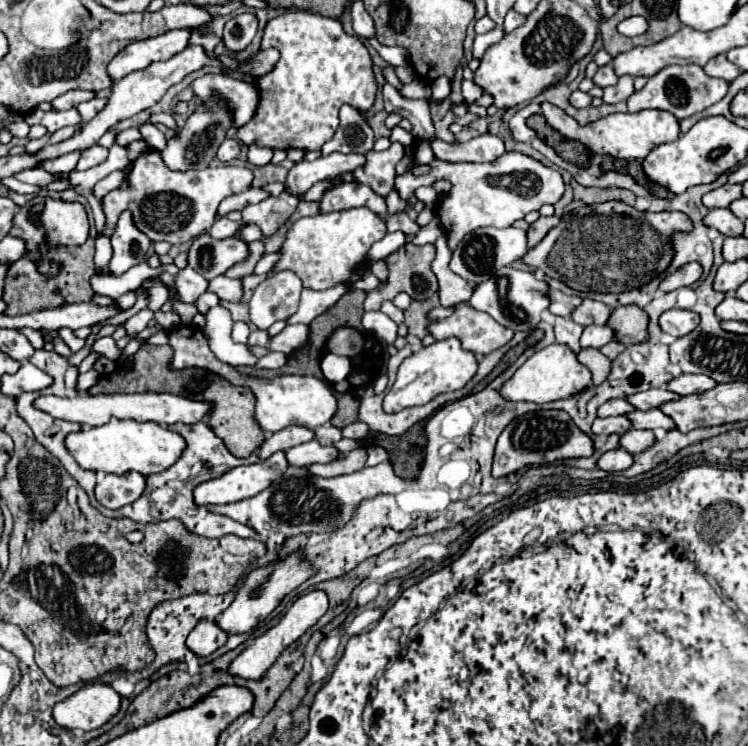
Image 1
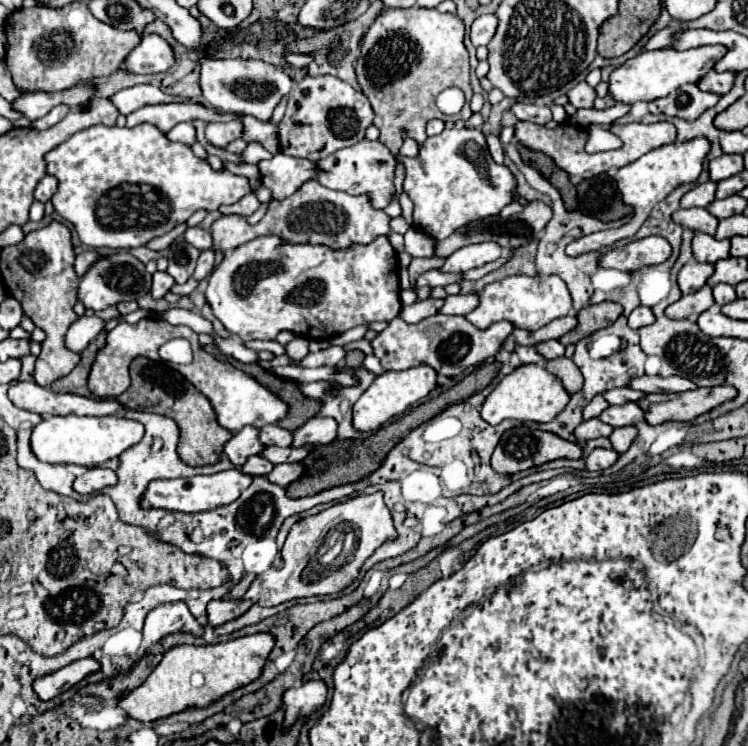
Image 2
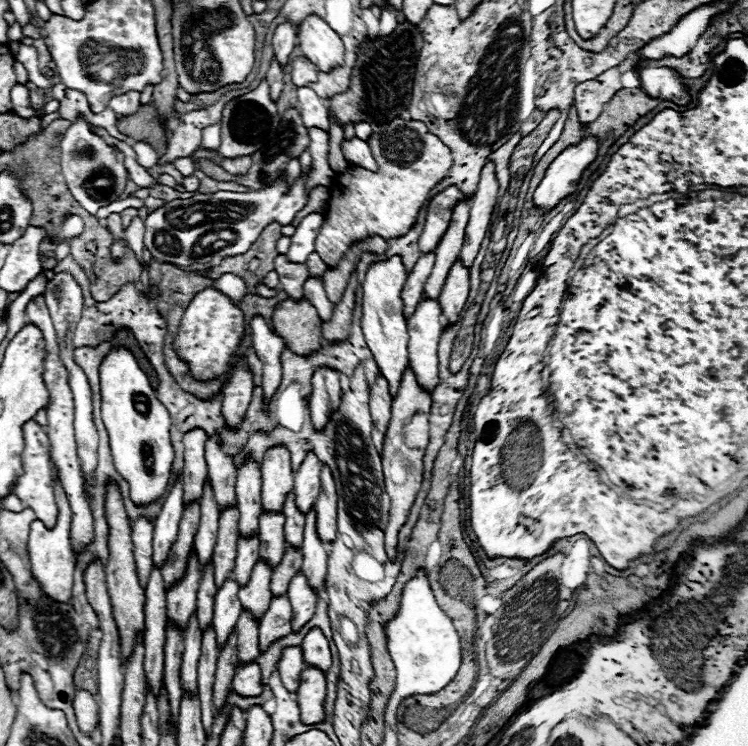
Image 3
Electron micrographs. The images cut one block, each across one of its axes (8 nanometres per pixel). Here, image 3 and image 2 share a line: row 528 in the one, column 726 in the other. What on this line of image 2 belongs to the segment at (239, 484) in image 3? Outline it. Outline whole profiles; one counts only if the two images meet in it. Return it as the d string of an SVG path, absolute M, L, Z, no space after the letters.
M696 232L694 240L692 240L692 254L698 262L714 264L714 262L730 256L730 240L716 240L714 236Z

